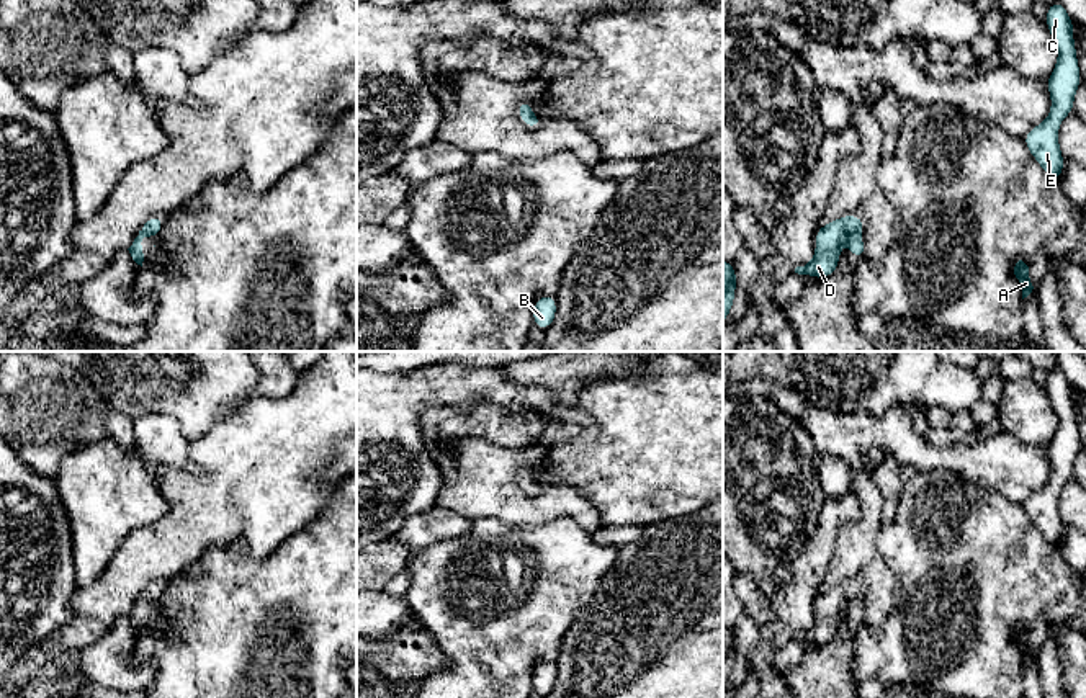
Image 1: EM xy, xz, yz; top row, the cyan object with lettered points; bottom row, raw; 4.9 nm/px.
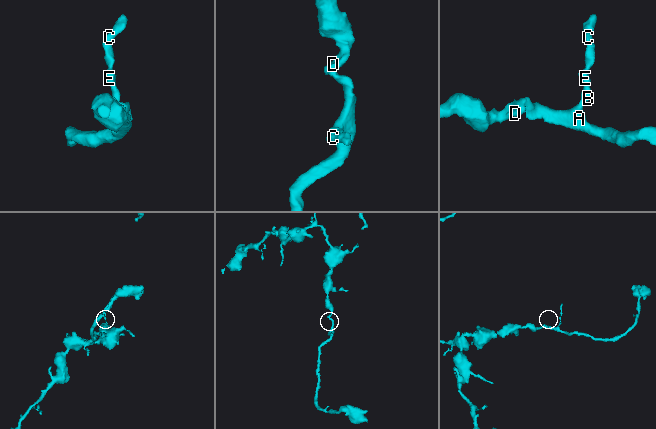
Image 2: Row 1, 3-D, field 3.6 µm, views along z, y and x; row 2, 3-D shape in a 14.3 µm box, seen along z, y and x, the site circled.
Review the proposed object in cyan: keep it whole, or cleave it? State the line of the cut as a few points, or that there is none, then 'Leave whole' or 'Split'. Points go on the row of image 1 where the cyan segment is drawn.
No split. Leave whole

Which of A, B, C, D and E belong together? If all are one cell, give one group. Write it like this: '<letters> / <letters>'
A B C D E

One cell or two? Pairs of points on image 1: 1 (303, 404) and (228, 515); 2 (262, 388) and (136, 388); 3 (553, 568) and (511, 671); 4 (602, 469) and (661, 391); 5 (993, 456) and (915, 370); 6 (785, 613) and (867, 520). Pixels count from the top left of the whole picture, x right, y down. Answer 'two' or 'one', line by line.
1: one
2: two
3: one
4: one
5: two
6: two

